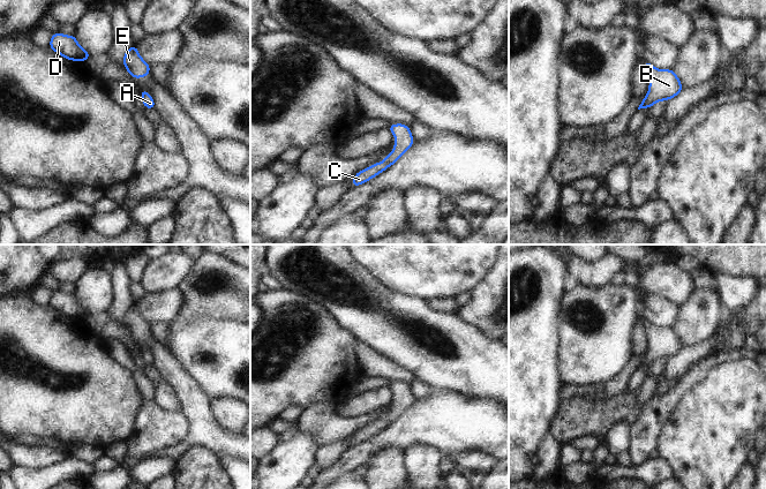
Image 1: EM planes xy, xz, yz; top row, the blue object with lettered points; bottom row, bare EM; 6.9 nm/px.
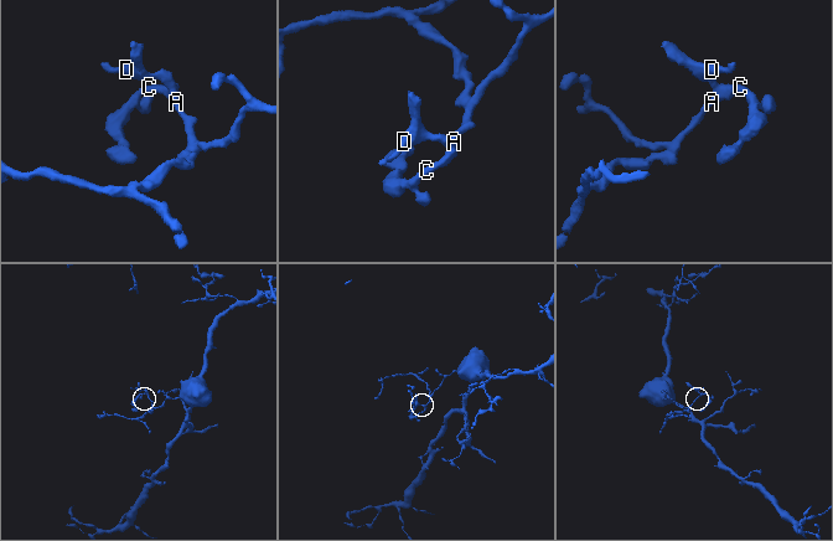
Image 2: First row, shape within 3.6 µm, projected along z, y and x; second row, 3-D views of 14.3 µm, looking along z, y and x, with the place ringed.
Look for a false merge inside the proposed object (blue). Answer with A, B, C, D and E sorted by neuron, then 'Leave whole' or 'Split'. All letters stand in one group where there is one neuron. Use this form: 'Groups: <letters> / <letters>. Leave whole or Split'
Groups: A B C D E. Leave whole.

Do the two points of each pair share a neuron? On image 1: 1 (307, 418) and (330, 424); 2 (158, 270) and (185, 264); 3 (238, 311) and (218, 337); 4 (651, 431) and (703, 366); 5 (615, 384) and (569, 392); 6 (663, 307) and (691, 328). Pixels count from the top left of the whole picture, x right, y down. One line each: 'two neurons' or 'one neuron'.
1: one neuron
2: one neuron
3: two neurons
4: one neuron
5: one neuron
6: two neurons

